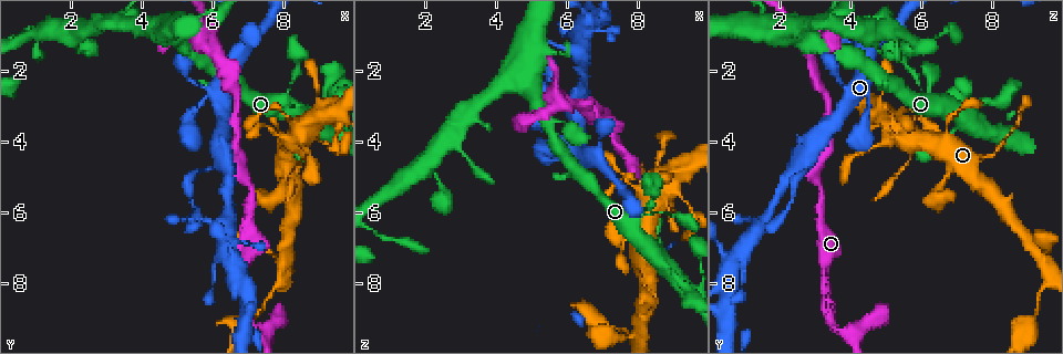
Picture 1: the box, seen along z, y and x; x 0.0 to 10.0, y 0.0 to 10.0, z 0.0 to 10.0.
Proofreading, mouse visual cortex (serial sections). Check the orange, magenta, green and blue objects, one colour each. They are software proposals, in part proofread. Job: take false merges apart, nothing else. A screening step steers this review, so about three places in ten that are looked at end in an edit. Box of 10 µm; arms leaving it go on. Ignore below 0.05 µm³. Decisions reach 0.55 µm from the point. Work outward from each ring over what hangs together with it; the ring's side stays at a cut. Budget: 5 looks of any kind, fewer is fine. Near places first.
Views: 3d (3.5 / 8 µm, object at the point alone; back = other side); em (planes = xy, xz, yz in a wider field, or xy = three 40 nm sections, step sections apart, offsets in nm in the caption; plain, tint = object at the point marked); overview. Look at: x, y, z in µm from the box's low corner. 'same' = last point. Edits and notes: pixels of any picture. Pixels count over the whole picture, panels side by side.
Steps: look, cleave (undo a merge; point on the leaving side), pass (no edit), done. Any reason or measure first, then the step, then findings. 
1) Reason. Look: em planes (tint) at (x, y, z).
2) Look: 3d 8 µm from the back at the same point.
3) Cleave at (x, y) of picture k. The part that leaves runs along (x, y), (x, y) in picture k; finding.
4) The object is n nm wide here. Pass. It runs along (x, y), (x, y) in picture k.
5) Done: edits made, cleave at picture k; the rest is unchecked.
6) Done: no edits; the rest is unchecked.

Abrupt turn. Look: 3d 8 µm at (8.85, 3.30, 7.55).

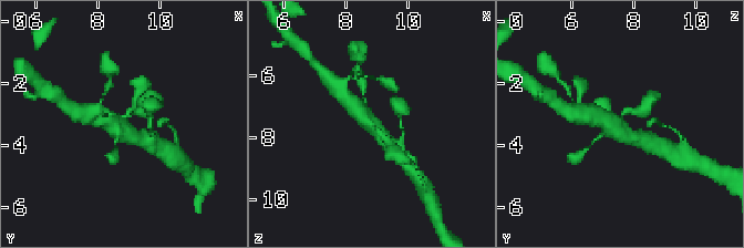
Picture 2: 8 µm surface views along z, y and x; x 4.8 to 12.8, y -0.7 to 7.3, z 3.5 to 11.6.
Closer look. Look: 3d 3.5 µm at the same point.

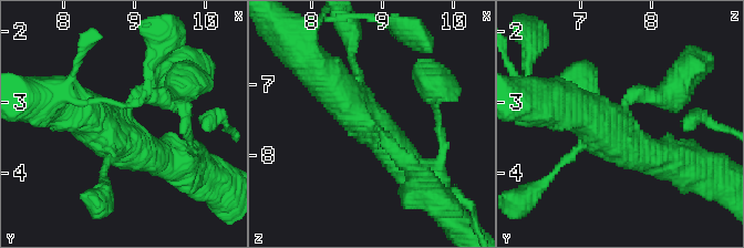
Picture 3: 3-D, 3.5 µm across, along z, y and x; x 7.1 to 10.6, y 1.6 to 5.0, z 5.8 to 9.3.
Pass. It runs along (314, 66), (410, 165) in picture 3; all the same cell.

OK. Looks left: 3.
Sudden change in width. Look: 3d 3.5 µm at (7.95, 3.10, 5.00).

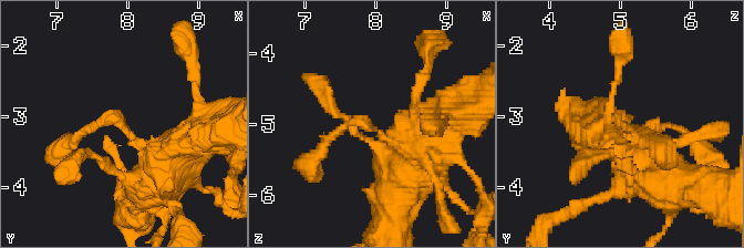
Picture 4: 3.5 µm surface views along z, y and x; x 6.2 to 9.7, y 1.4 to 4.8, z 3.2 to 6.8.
The arms are 150, 500 nm wide; shape alone is not enough. Look: em xy step 3 (tint) at (7.95, 3.15, 5.10).

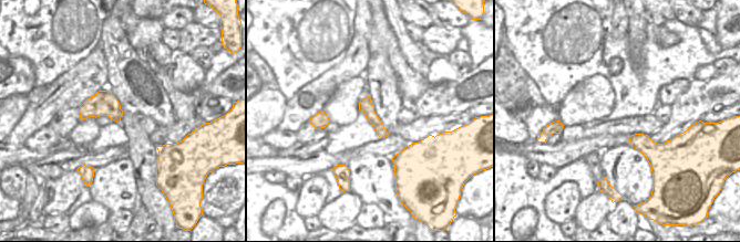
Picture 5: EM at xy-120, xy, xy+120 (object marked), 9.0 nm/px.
Pass. It runs along (167, 167), (116, 120), (69, 141) in picture 4; all the same cell.

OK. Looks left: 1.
Done: no edits; the rest is unchecked.

